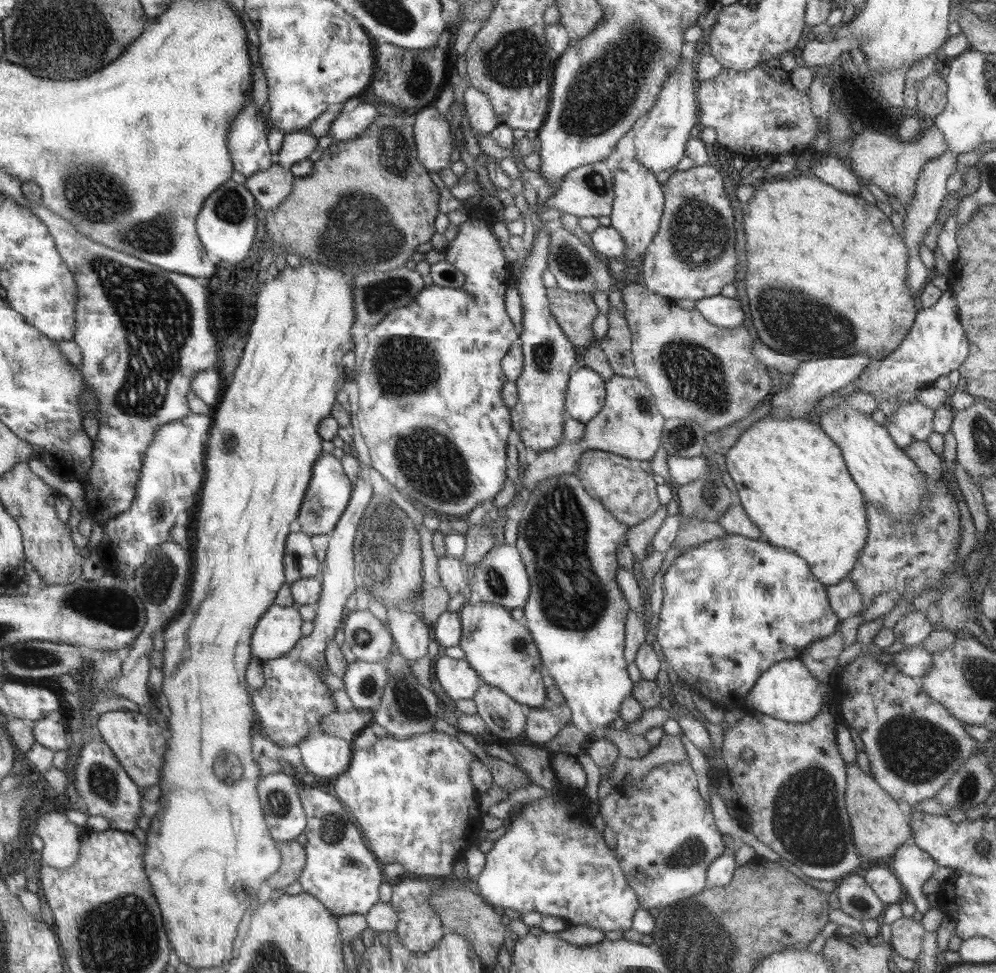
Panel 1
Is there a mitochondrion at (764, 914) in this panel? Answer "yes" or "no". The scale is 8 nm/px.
no

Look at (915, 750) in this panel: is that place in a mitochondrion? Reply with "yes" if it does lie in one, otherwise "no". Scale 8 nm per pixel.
yes

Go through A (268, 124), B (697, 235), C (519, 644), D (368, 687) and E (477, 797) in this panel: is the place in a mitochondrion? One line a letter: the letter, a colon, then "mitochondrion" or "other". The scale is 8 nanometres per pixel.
A: other
B: mitochondrion
C: mitochondrion
D: mitochondrion
E: other

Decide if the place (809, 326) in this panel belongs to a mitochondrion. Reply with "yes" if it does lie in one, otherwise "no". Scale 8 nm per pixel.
yes

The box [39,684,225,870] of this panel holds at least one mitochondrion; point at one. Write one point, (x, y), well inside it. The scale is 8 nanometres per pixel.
(101, 780)

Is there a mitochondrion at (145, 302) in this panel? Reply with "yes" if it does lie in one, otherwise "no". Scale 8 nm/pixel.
yes

